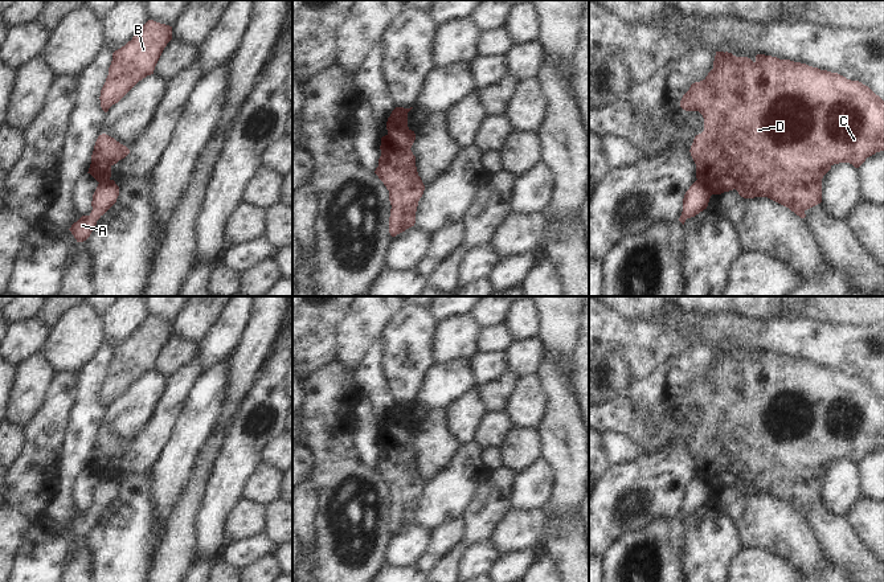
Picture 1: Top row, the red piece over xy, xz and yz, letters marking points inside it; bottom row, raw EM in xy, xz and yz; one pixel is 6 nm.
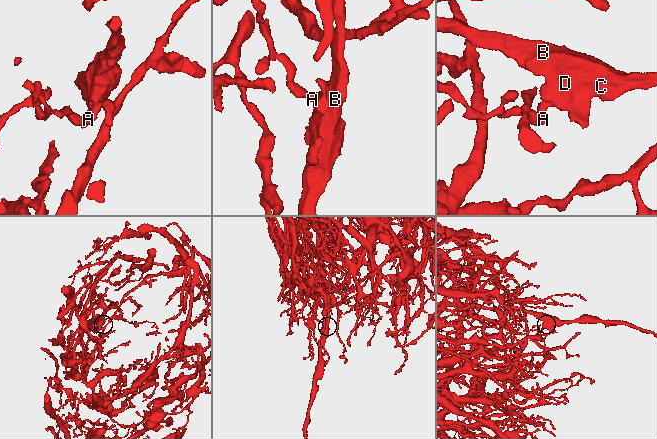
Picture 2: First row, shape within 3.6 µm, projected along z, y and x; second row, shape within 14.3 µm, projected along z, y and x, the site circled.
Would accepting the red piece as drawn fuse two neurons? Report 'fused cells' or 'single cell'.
fused cells

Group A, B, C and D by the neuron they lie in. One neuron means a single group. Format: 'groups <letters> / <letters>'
groups A / B C D

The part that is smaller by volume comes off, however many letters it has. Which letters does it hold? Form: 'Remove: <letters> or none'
Remove: B, C, D

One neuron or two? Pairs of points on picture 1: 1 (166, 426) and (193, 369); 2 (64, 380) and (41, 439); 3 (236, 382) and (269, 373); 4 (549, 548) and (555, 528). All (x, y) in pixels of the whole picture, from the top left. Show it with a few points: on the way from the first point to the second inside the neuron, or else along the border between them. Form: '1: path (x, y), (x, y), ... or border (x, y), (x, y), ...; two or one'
1: path (167, 412), (179, 384); one
2: path (61, 394), (48, 425); one
3: border (270, 352), (240, 404); two
4: border (574, 524), (561, 535), (539, 545); two

